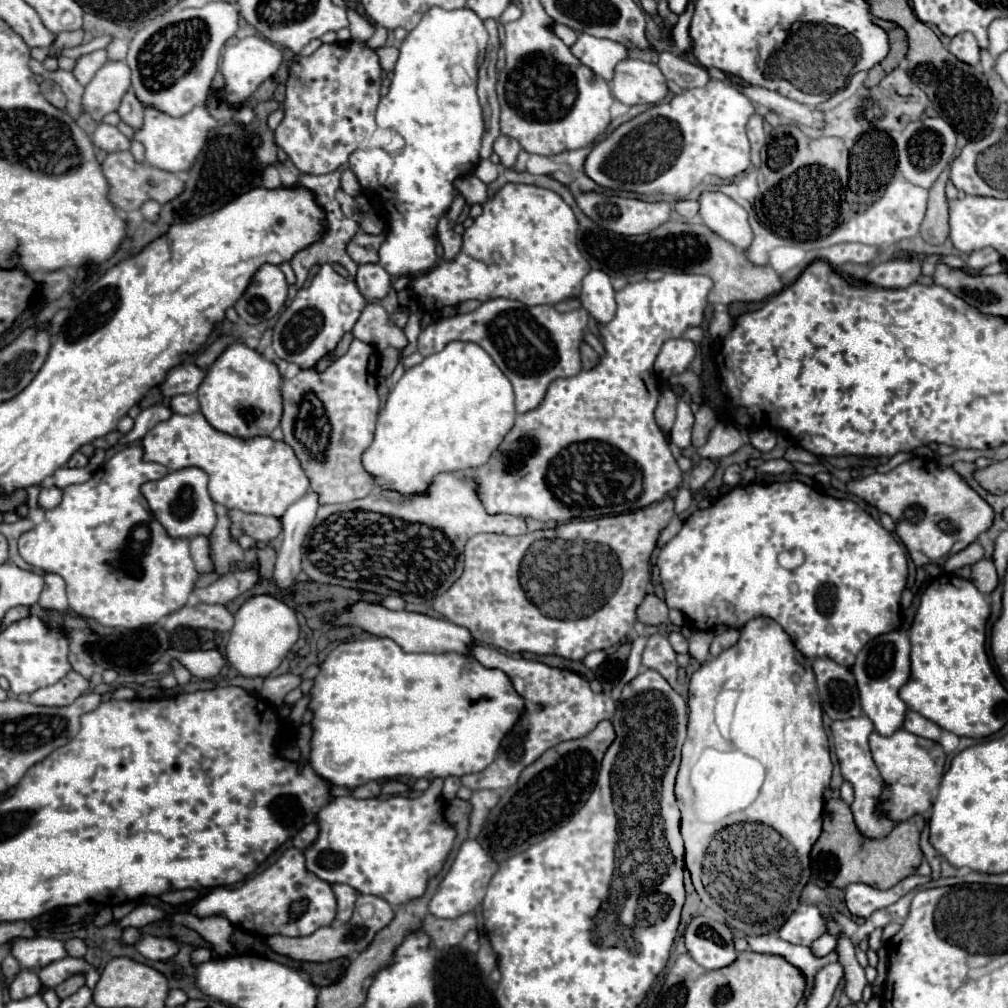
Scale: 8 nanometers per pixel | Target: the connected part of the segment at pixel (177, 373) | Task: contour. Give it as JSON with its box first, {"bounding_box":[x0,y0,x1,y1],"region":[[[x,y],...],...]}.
{"bounding_box":[160,363,206,397],"region":[[[184,363],[178,365],[168,373],[164,383],[160,385],[164,397],[174,397],[180,393],[196,393],[200,383],[206,377],[206,369],[198,367],[196,363]]]}

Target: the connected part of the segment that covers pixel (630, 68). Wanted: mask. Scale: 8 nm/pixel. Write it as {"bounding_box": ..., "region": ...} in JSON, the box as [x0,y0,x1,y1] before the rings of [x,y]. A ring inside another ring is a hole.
{"bounding_box":[610,59,668,105],"region":[[[624,59],[616,65],[610,89],[624,105],[652,105],[668,95],[668,81],[658,65],[640,59]]]}

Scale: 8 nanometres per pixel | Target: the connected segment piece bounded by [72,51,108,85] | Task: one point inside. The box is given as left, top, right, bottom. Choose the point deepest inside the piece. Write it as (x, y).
(87, 65)

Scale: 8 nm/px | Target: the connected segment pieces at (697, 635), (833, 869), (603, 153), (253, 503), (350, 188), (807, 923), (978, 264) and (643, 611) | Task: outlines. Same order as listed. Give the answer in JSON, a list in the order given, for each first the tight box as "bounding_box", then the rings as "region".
[{"bounding_box":[688,631,714,663],"region":[[[694,631],[690,637],[690,651],[688,651],[690,657],[694,657],[698,663],[706,663],[712,637],[714,637],[712,631]]]},{"bounding_box":[810,799,924,889],"region":[[[828,799],[824,807],[824,833],[810,855],[814,883],[818,887],[838,889],[846,889],[850,883],[864,883],[874,889],[894,887],[904,877],[914,875],[924,859],[922,849],[918,845],[924,825],[924,817],[916,815],[908,821],[896,823],[896,827],[884,839],[870,839],[858,831],[850,805],[846,801]]]},{"bounding_box":[584,79,754,199],"region":[[[712,79],[706,87],[688,89],[684,95],[676,95],[668,103],[660,103],[620,125],[604,141],[600,141],[588,155],[584,169],[598,185],[614,191],[636,193],[670,193],[680,199],[688,195],[708,173],[730,179],[742,173],[750,165],[750,143],[746,137],[746,123],[754,113],[752,103],[724,81]]]},{"bounding_box":[140,413,308,517],"region":[[[172,413],[168,421],[158,423],[146,433],[140,447],[144,451],[144,461],[160,463],[170,471],[190,465],[204,469],[210,477],[210,497],[228,509],[282,517],[288,505],[304,497],[308,491],[308,479],[284,441],[272,441],[270,437],[238,439],[220,433],[202,413]]]},{"bounding_box":[342,169,360,197],"region":[[[346,169],[346,171],[342,173],[342,189],[344,189],[348,195],[352,195],[352,197],[356,197],[358,191],[360,191],[360,183],[358,183],[356,175],[354,175],[350,169]]]},{"bounding_box":[778,905,828,945],"region":[[[812,905],[804,911],[794,913],[784,923],[784,929],[780,929],[778,935],[788,943],[812,945],[824,933],[828,933],[828,919],[824,917],[824,911],[820,907]]]},{"bounding_box":[968,247,1000,269],"region":[[[986,247],[986,249],[980,249],[980,251],[974,251],[968,255],[968,265],[972,269],[982,269],[990,263],[998,263],[1000,261],[1000,253],[992,247]]]},{"bounding_box":[636,595,668,625],"region":[[[646,595],[644,601],[640,603],[640,607],[636,609],[636,615],[638,615],[638,621],[642,621],[646,625],[660,625],[660,623],[668,621],[668,607],[656,595]]]}]

